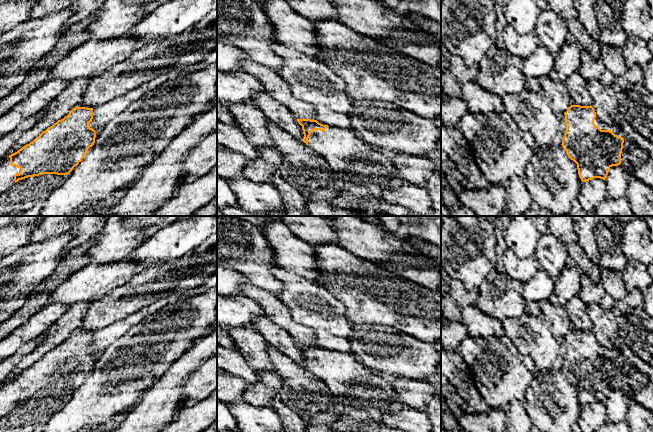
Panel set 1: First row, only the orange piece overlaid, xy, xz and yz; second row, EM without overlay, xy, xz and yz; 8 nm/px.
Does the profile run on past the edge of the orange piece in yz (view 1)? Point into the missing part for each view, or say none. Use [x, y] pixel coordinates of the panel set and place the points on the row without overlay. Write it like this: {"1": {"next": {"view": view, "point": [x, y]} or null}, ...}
{"1": {"next": {"view": "yz", "point": [616, 354]}}}

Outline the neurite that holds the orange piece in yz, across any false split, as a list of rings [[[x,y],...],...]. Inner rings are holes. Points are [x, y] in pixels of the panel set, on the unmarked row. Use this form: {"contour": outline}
{"contour": [[[571,329],[564,339],[566,355],[561,369],[577,388],[581,405],[605,404],[609,393],[622,386],[624,356],[599,345],[592,330]]]}

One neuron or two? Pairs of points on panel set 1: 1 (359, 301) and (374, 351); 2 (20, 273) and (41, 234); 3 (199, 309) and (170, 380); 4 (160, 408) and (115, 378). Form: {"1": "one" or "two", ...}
{"1": "two", "2": "two", "3": "two", "4": "two"}

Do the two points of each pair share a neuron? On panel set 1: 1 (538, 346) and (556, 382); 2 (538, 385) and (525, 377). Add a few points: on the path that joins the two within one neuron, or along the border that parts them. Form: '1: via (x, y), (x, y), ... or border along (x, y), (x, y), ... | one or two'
1: border along (552, 367), (535, 373) | two
2: border along (535, 374), (523, 401) | two

